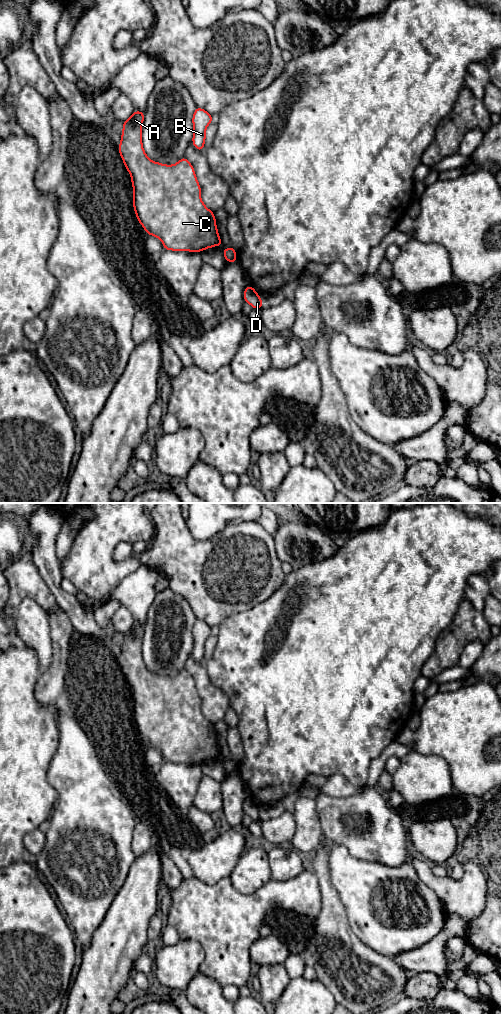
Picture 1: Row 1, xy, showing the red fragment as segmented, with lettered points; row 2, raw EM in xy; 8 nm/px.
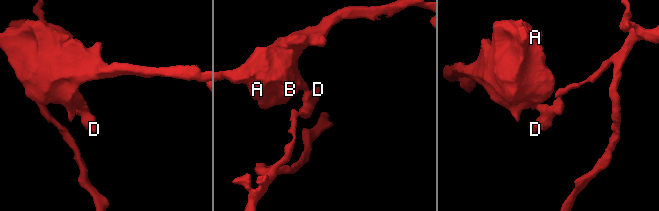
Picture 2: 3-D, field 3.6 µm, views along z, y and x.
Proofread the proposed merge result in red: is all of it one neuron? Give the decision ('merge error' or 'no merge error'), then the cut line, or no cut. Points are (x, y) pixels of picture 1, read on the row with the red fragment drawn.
merge error; cut xy (235, 256), (229, 261)

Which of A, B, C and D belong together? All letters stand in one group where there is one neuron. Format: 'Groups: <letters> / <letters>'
Groups: A B C / D

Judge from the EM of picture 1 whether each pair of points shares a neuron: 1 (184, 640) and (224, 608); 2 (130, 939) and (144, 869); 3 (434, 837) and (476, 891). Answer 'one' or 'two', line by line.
1: two
2: one
3: two

